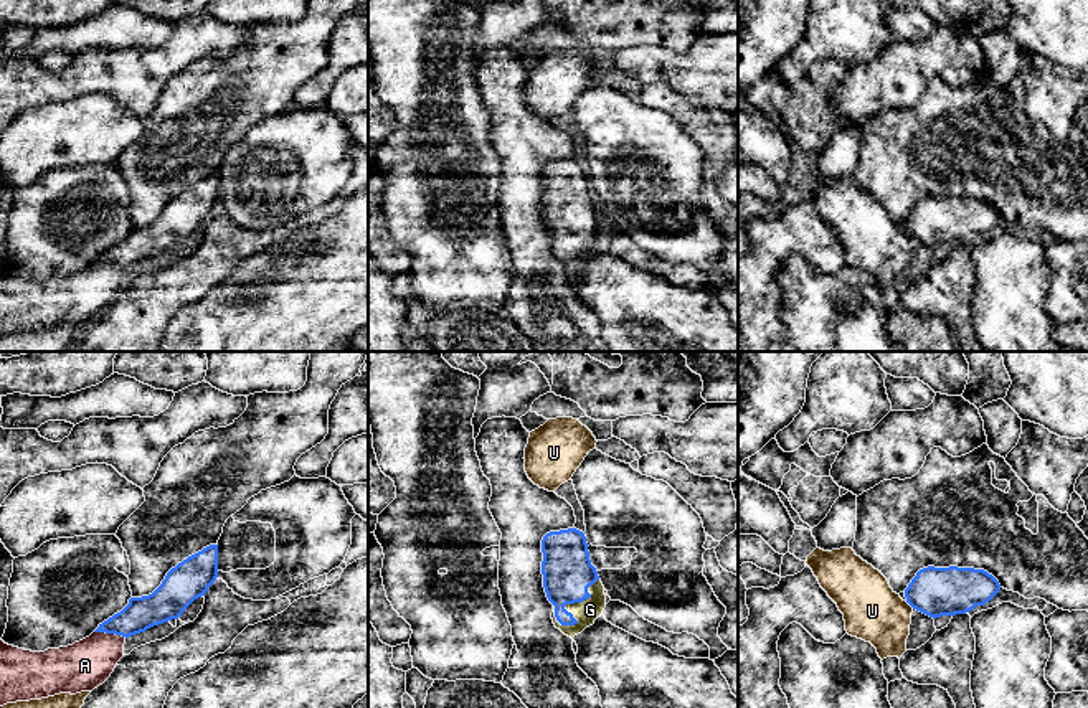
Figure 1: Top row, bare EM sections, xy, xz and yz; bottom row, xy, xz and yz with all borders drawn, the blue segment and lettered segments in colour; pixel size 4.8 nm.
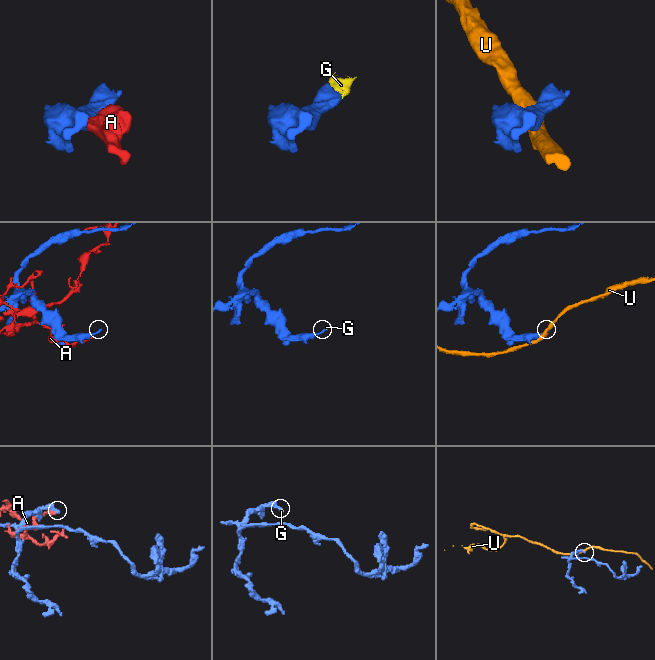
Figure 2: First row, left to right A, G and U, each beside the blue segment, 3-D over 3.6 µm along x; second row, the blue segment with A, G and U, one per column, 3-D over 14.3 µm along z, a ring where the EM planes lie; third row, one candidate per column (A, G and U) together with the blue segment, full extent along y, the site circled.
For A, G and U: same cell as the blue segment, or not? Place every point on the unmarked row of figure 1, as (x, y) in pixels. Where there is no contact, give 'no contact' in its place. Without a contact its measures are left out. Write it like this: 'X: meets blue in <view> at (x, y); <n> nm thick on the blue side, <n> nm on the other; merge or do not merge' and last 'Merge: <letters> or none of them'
A: meets blue in xy at (111, 263); 160 nm thick on the blue side, 240 nm on the other; do not merge
G: meets blue in xz at (572, 233); 240 nm thick on the blue side, 110 nm on the other; merge
U: meets blue in yz at (910, 235); 240 nm thick on the blue side, 280 nm on the other; do not merge
Merge: G

